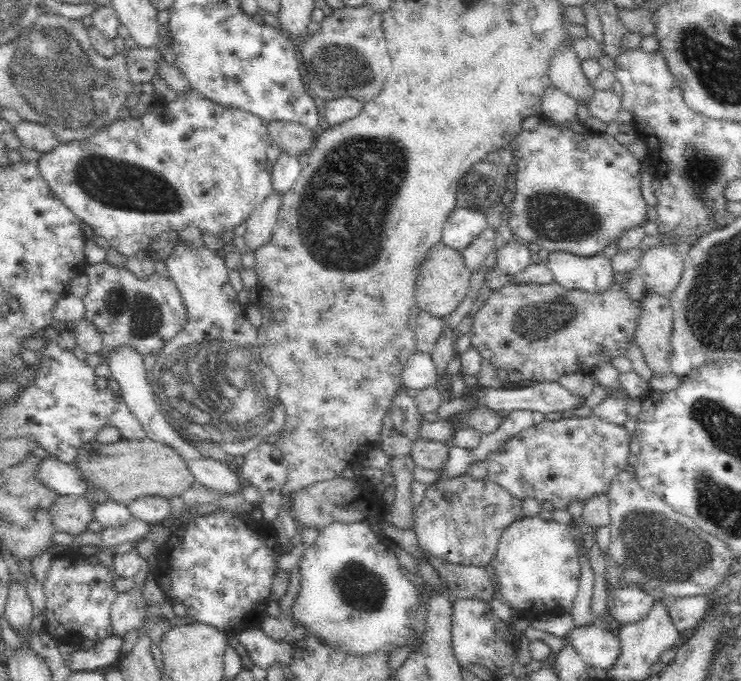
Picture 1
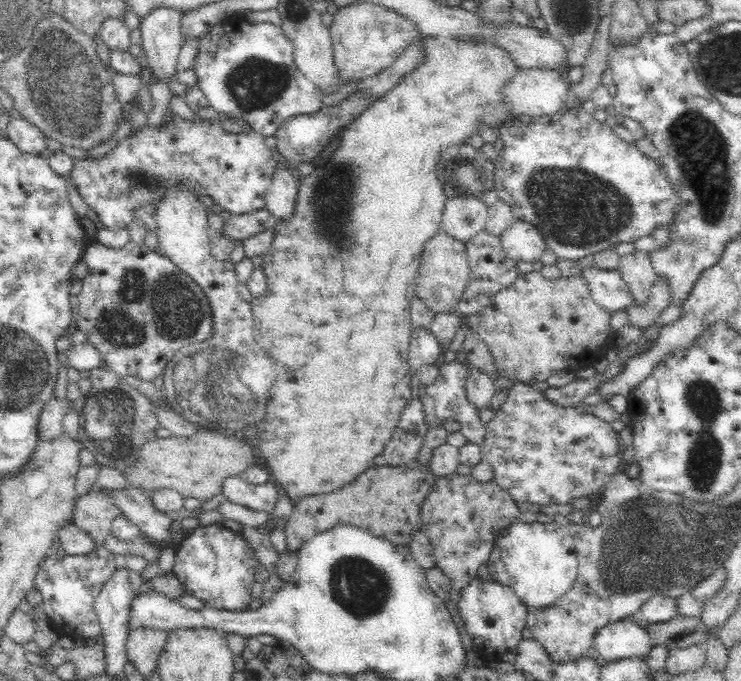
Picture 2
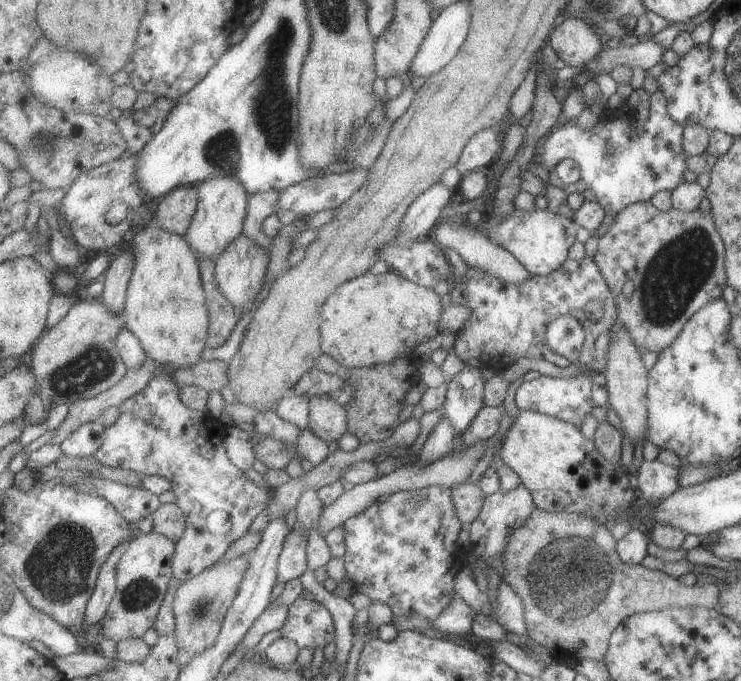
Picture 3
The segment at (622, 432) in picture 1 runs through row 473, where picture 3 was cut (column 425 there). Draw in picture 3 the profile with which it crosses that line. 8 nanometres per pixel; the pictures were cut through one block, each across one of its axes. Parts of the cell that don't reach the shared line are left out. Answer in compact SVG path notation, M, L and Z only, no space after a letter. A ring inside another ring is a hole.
M433 485L389 495L383 502L375 501L365 512L349 518L344 527L348 546L345 559L354 591L367 595L371 601L387 604L394 616L405 618L419 614L435 620L453 602L457 571L467 564L467 557L459 545L459 534L466 526L458 515L451 488Z

